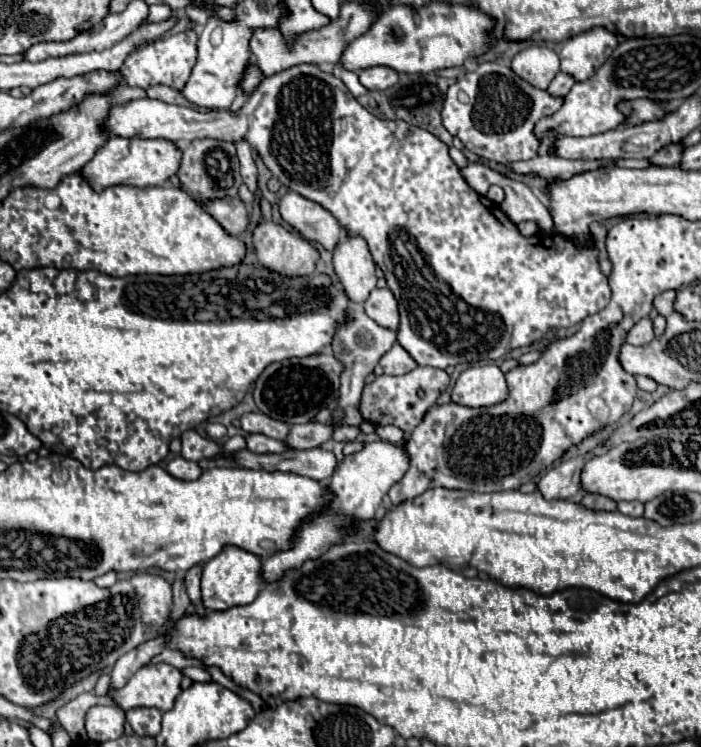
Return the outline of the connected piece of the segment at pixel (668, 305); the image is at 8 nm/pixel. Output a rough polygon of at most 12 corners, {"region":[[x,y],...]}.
{"region":[[674,290],[660,292],[654,308],[668,316],[672,312]]}

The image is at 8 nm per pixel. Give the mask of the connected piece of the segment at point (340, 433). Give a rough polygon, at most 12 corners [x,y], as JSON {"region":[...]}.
{"region":[[340,426],[332,438],[336,442],[356,440],[360,430],[356,426]]}

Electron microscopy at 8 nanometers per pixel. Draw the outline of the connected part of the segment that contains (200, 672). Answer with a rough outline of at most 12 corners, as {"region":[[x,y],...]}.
{"region":[[196,666],[182,670],[194,682],[212,682],[204,668]]}

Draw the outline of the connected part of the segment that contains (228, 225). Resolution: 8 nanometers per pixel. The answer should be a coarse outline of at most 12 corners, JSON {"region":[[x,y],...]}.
{"region":[[238,196],[208,200],[204,210],[232,236],[248,226]]}

